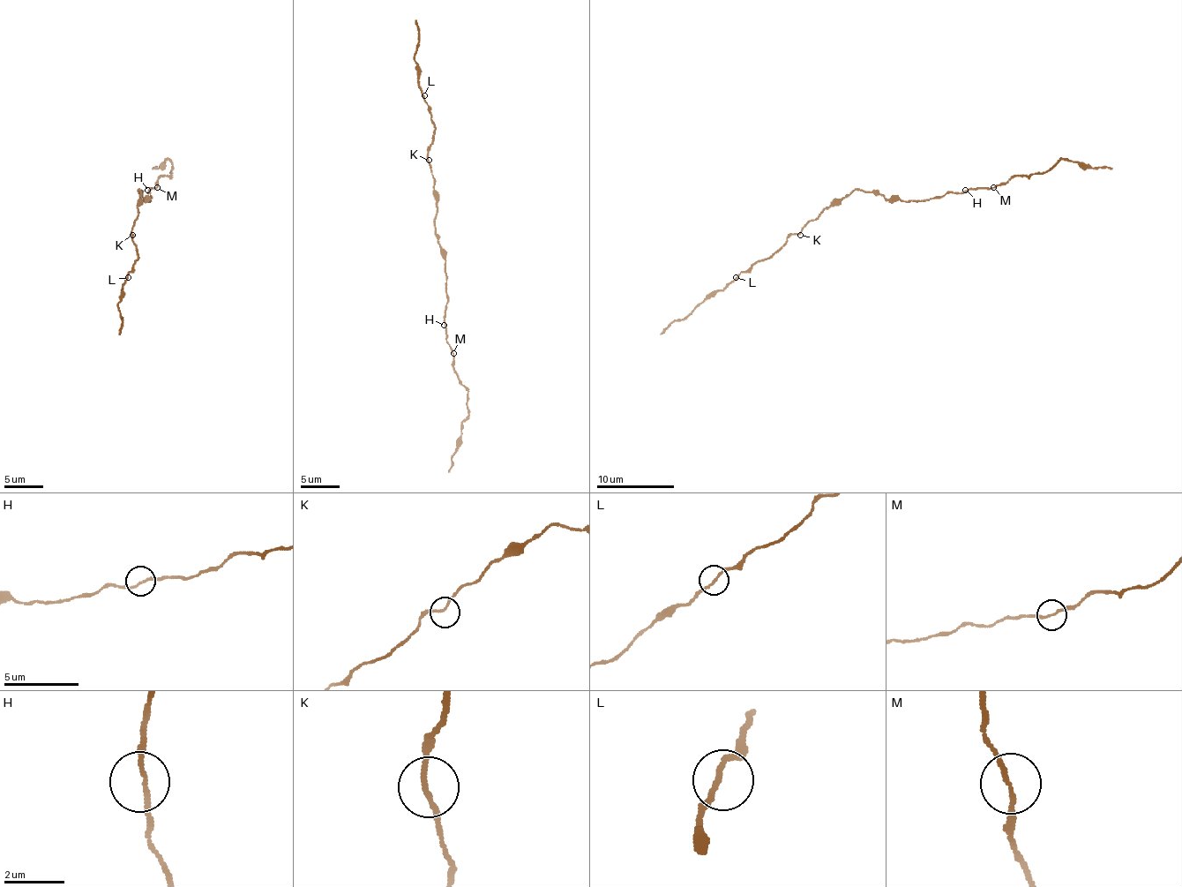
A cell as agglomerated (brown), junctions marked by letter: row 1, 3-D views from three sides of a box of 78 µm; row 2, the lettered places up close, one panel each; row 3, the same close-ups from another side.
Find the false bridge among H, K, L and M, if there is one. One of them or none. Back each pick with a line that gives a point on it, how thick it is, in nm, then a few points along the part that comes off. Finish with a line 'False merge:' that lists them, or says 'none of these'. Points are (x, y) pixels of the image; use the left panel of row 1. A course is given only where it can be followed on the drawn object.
False merge: none of these

